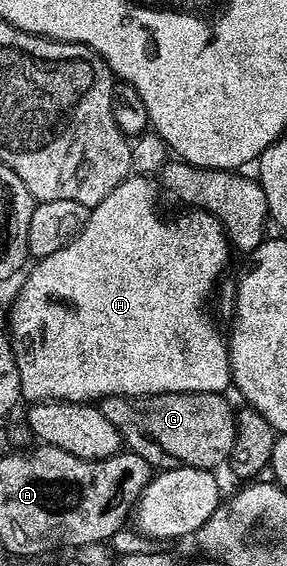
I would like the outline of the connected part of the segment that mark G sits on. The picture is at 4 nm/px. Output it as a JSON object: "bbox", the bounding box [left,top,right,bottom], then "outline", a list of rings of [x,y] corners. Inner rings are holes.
{"bbox":[100,393,236,471],"outline":[[[172,393],[171,395],[144,395],[140,399],[129,399],[127,395],[113,395],[107,399],[101,400],[100,406],[104,417],[108,417],[108,421],[112,421],[112,425],[118,431],[123,444],[129,450],[134,451],[140,457],[144,457],[144,461],[148,461],[151,468],[167,471],[173,467],[195,467],[196,469],[211,470],[215,467],[221,467],[229,460],[232,453],[232,445],[236,441],[236,411],[230,408],[230,403],[226,400],[227,396],[222,393]]]}

